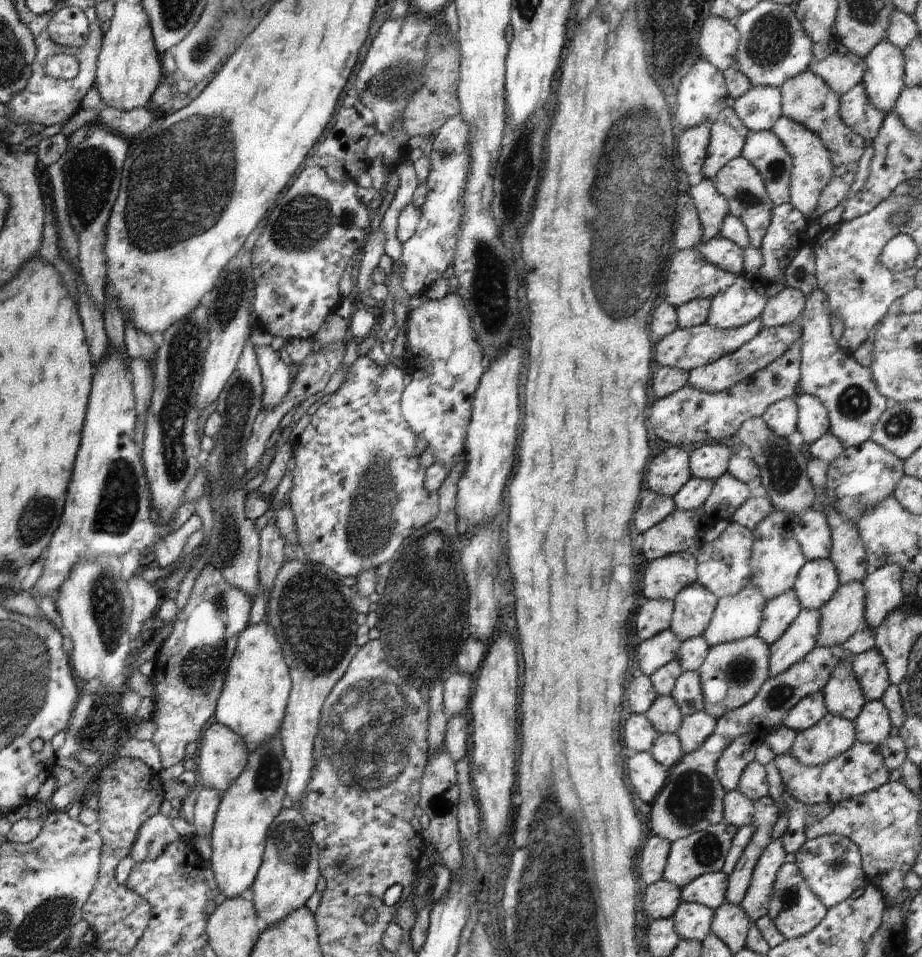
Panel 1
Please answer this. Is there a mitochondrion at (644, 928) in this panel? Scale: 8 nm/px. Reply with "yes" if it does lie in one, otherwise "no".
no

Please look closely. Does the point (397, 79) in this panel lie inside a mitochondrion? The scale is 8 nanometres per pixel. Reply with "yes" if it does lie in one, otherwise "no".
yes

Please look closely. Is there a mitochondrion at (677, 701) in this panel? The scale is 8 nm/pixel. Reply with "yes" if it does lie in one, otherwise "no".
no

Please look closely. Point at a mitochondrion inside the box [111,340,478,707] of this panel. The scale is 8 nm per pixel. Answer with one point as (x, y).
(314, 621)

